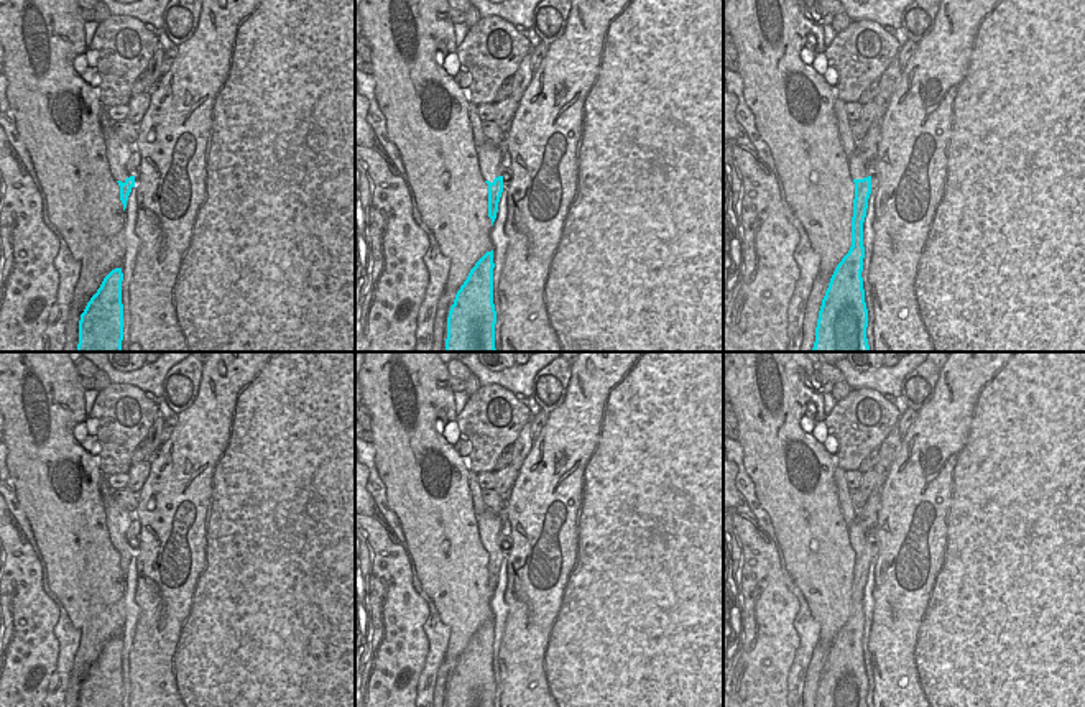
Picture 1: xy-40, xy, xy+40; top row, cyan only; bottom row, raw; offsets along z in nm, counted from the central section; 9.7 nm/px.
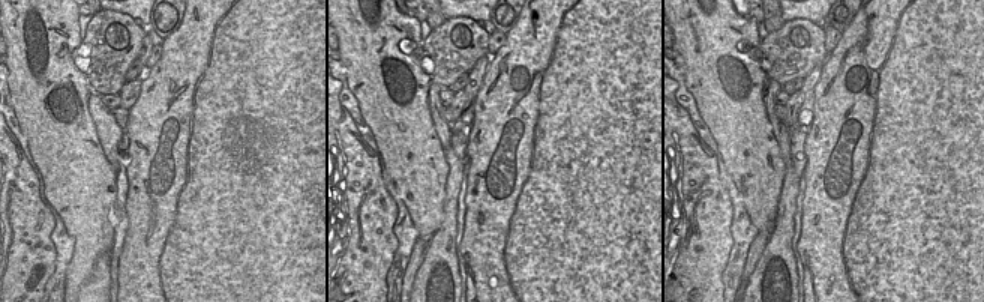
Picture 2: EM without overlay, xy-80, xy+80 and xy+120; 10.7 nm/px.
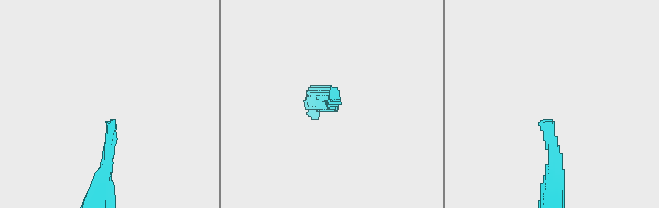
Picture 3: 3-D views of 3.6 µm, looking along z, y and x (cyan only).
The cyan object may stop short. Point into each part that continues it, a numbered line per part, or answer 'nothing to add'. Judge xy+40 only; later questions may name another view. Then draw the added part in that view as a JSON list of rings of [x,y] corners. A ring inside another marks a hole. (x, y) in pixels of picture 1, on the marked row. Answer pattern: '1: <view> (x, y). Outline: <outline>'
1: xy+40 (857, 168). Outline: [[[856,153],[848,156],[848,171],[850,171],[852,181],[870,176],[868,169],[865,168],[865,163],[861,161],[861,158]]]

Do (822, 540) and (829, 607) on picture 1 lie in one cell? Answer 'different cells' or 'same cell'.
same cell

